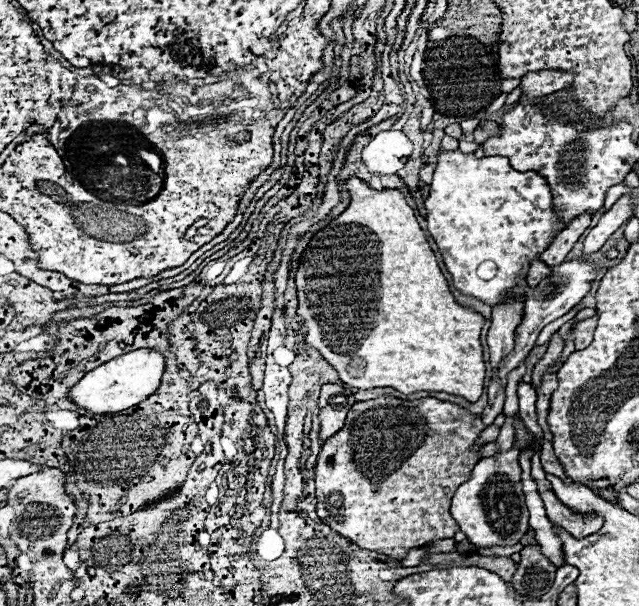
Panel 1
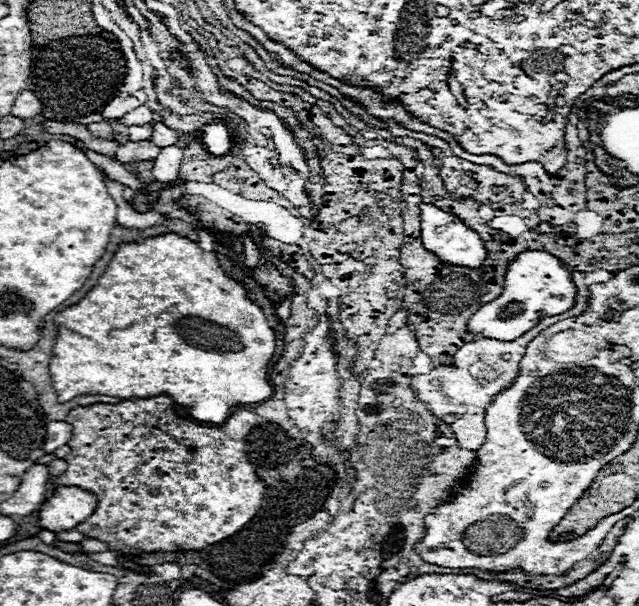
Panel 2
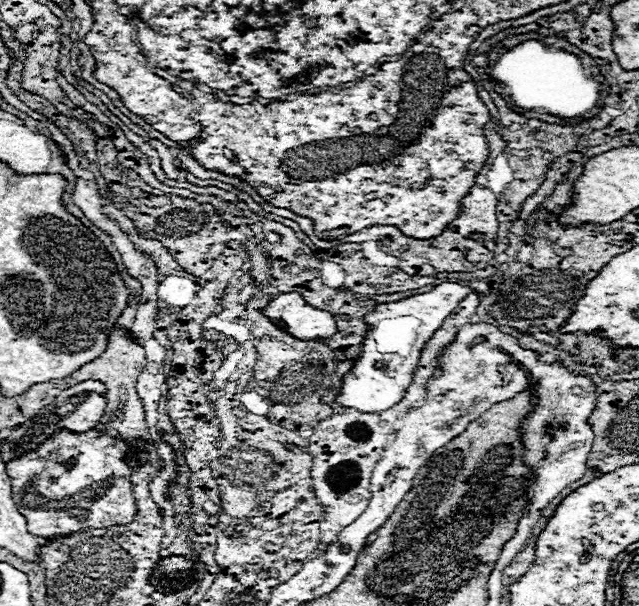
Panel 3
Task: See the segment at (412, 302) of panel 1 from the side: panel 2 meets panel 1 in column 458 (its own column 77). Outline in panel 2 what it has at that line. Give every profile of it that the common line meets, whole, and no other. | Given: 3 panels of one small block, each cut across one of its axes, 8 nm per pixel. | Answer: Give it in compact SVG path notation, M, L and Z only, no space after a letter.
M162 234L154 236L148 240L142 240L140 244L120 244L118 252L114 254L112 262L108 264L106 272L100 276L98 284L74 306L66 308L64 312L58 312L54 316L54 322L58 324L58 336L54 344L54 360L50 360L50 376L52 376L52 386L58 394L58 402L68 402L74 396L82 394L102 394L102 396L114 396L114 398L154 398L160 394L166 394L172 398L176 406L182 406L190 412L192 418L200 422L212 422L212 424L222 424L226 418L232 414L236 406L244 404L258 404L268 400L274 394L274 386L268 380L268 368L274 360L276 352L276 336L274 330L268 326L268 320L262 312L262 308L246 296L246 288L238 284L234 278L230 278L224 268L218 264L216 254L202 250L196 242L182 238L178 234Z

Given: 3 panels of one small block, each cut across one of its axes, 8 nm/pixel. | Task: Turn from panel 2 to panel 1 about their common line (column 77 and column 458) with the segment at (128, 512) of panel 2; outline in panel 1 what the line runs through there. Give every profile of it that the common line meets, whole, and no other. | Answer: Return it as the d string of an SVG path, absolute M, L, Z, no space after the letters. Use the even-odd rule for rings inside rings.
M380 396L368 402L356 402L346 416L344 428L338 430L316 458L316 512L324 524L334 532L348 538L360 548L374 550L394 560L404 558L408 550L422 548L434 540L452 538L460 526L452 522L450 500L460 484L470 478L472 466L476 466L480 446L474 446L476 438L484 430L480 416L468 414L464 408L440 402L436 398L400 400ZM468 428L468 438L458 438Z

